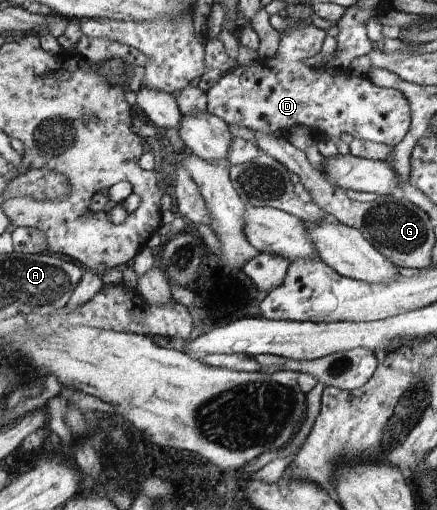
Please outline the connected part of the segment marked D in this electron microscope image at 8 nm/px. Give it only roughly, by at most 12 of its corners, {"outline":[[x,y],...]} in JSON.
{"outline":[[326,31],[283,33],[273,58],[208,91],[208,113],[255,133],[393,147],[412,107],[368,75],[309,67]]}

